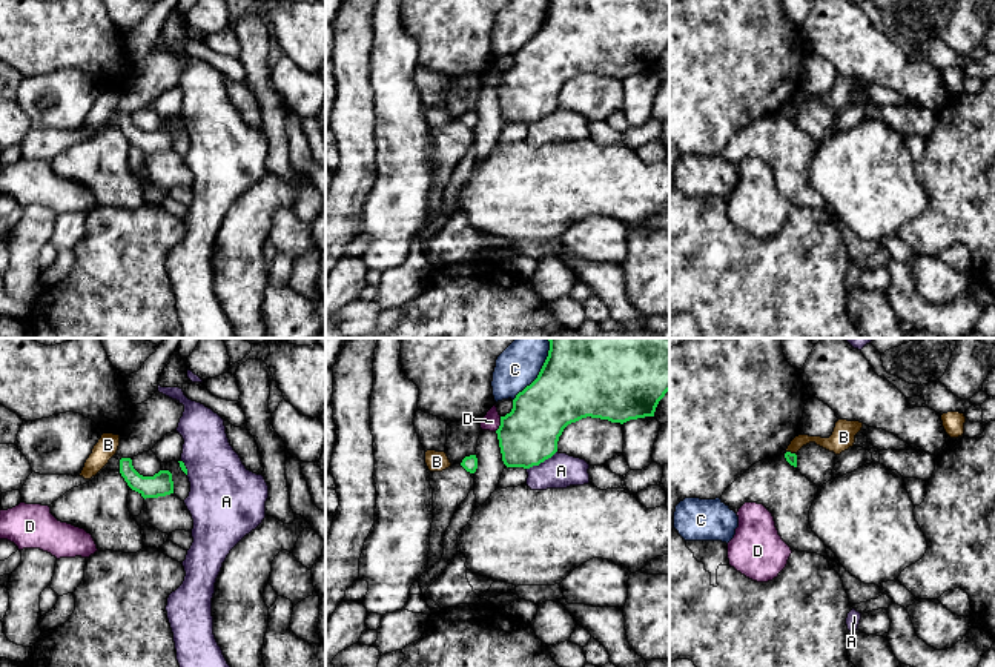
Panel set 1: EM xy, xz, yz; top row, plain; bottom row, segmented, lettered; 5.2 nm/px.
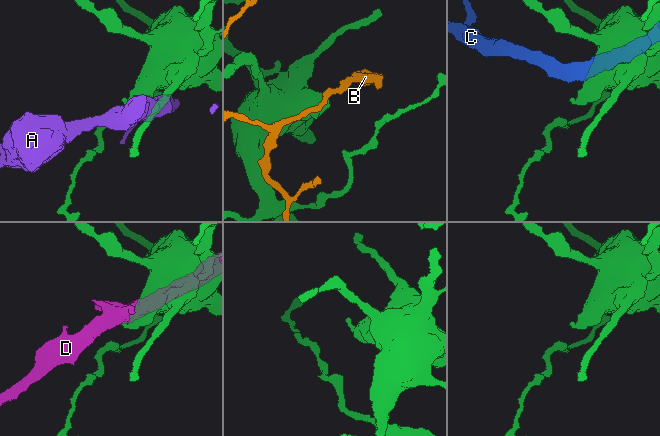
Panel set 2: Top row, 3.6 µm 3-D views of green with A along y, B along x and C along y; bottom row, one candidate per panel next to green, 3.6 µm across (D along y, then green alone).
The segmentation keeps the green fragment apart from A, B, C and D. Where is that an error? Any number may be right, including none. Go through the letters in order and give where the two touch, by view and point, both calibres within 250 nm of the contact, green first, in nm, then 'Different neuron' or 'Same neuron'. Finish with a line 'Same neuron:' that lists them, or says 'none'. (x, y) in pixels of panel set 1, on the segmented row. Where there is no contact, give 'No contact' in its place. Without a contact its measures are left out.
A: Touches green at xz (541, 461). Thickness 320 nm (green) against 180 nm. Different neuron
B: Touches green at yz (790, 452). Thickness 60 nm (green) against 100 nm. Different neuron
C: Touches green at xz (541, 371). Thickness 460 nm (green) against 220 nm. Different neuron
D: Touches green at xz (501, 424). Thickness 320 nm (green) against 90 nm. Different neuron
Same neuron: none

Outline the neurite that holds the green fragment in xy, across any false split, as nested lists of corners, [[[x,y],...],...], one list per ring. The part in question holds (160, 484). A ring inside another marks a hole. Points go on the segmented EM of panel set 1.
[[[121,458],[120,473],[127,486],[144,499],[174,493],[172,473],[169,470],[160,470],[154,476],[143,476],[134,469],[131,458]]]

